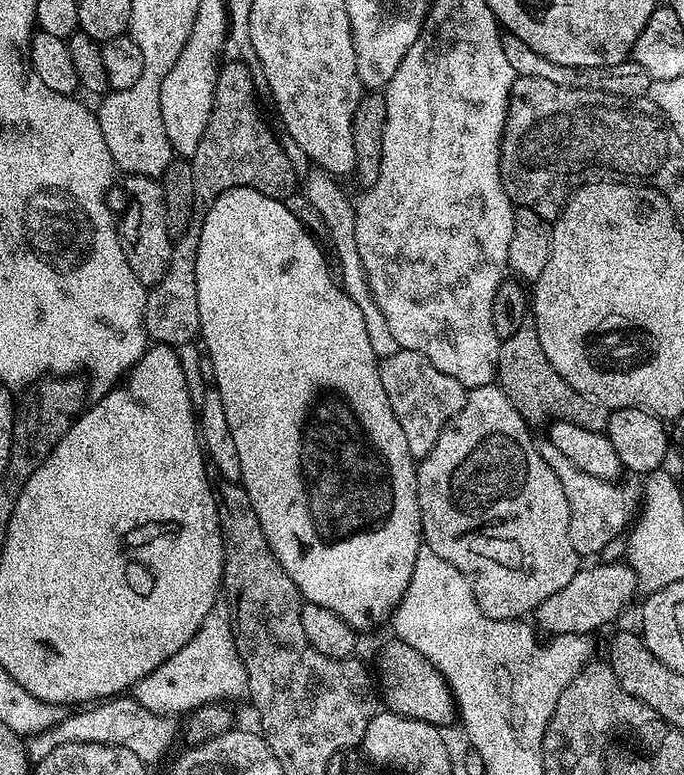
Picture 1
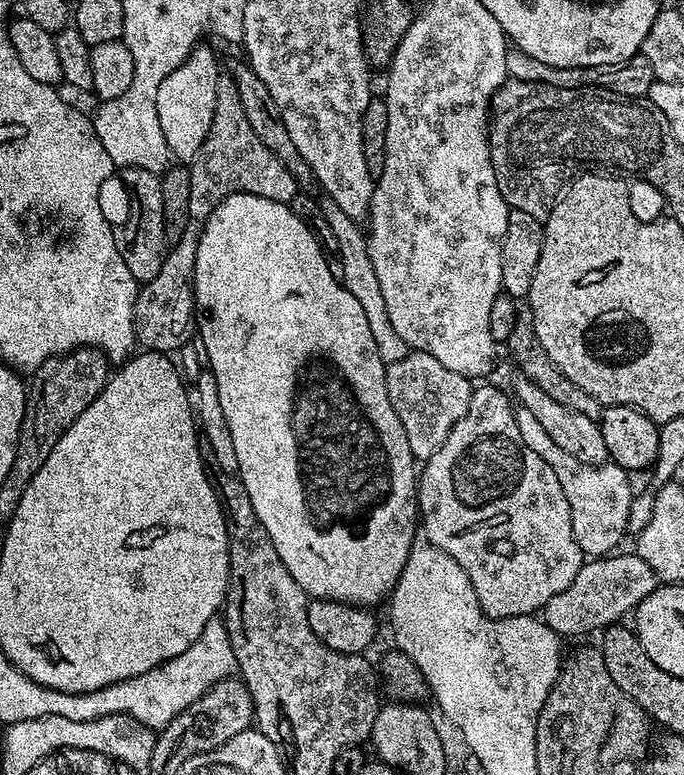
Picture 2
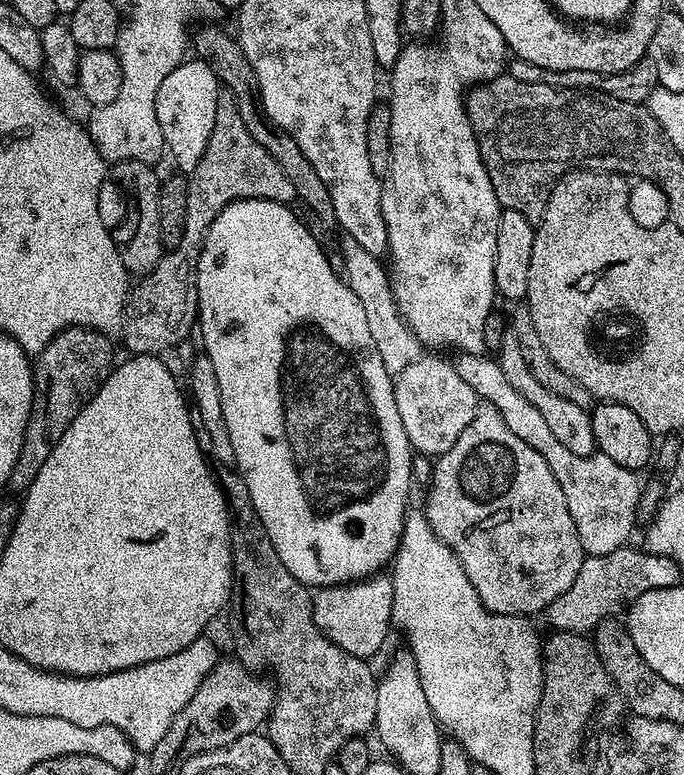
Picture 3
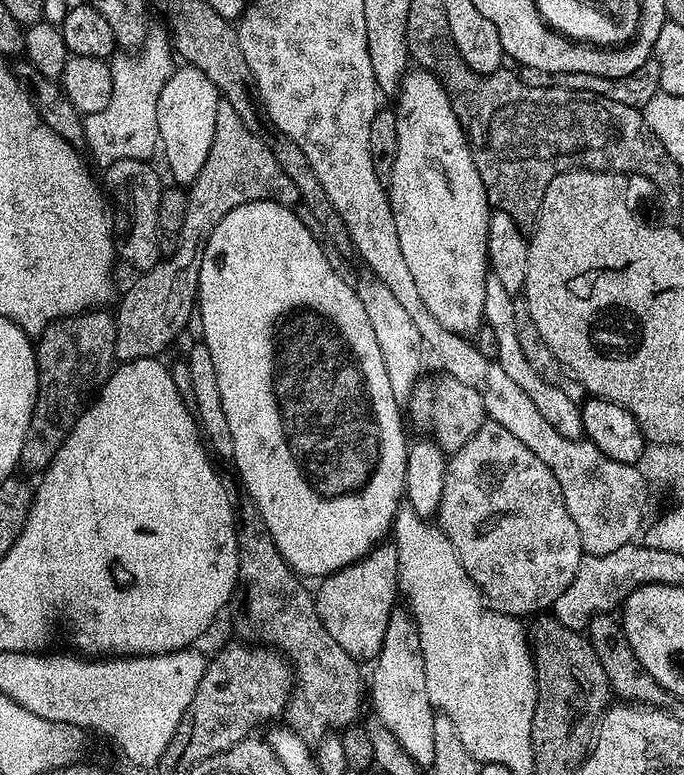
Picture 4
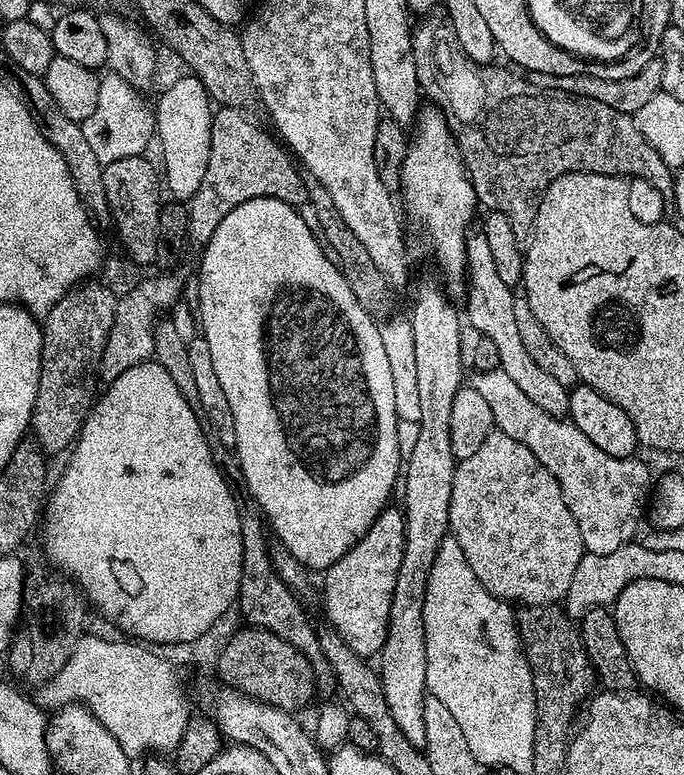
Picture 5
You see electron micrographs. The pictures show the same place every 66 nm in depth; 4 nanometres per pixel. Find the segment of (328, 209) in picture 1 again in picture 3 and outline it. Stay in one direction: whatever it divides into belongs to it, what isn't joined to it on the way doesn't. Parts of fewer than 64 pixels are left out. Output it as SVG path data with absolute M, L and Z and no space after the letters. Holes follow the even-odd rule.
M344 236L341 241L340 252L344 255L342 279L348 283L350 290L354 290L358 302L362 302L362 310L366 314L366 326L370 326L374 346L378 346L382 366L386 366L386 370L395 378L399 372L406 370L406 366L410 366L410 362L414 362L422 355L421 342L410 330L410 326L400 317L396 299L392 294L389 269L379 257L371 256L366 250L362 250L362 246L354 242L354 238Z

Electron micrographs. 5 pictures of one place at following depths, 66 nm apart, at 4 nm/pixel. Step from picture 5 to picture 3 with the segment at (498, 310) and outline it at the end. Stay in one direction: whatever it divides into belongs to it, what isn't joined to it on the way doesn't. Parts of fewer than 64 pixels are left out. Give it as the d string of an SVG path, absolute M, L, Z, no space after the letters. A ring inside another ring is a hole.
M505 335L504 345L498 350L498 363L506 382L510 382L510 386L514 386L514 390L518 390L518 394L522 394L526 402L530 402L530 406L535 406L538 414L542 414L543 420L546 421L546 427L554 433L554 438L558 438L558 442L562 442L562 446L566 446L566 450L583 456L590 456L596 451L589 409L574 406L574 402L561 398L559 394L553 394L551 390L546 390L546 386L542 386L542 382L534 378L515 336Z

